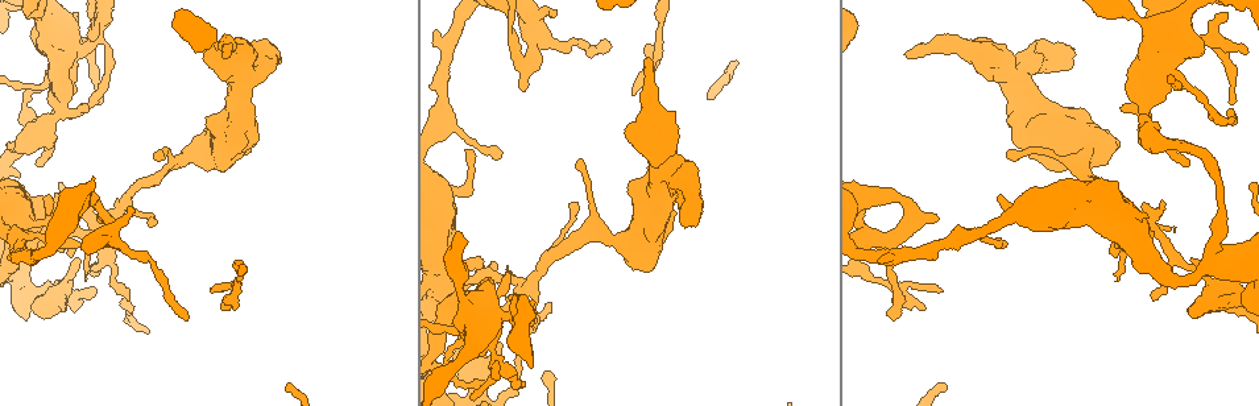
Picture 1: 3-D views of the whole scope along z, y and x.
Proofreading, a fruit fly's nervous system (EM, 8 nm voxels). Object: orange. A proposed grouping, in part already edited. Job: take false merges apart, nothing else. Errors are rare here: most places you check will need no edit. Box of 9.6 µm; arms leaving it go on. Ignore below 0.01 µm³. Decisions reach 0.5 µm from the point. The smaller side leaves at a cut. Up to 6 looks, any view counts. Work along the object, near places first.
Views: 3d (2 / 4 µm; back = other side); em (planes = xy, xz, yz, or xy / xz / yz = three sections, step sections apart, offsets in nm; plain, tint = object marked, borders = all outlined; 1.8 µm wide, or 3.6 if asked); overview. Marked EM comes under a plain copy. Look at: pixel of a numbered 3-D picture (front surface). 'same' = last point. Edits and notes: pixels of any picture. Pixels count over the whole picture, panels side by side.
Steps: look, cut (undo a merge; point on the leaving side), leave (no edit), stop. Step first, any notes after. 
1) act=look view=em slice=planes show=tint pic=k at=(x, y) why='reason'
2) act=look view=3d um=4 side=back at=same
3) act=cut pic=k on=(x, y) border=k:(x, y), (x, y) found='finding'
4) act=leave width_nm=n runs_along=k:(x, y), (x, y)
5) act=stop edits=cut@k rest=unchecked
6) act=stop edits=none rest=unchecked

act=look view=em um=3.6 slice=xz step=4 show=tint pic=1 at=(55, 41) why='sharp bend'

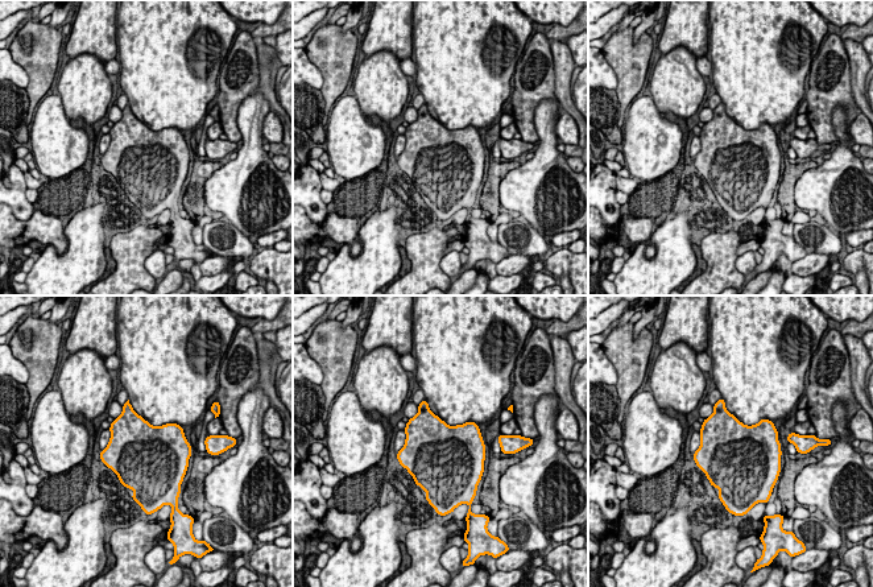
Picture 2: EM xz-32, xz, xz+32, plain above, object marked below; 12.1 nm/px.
act=look view=em um=3.6 slice=planes show=tint at=same why='another direction'

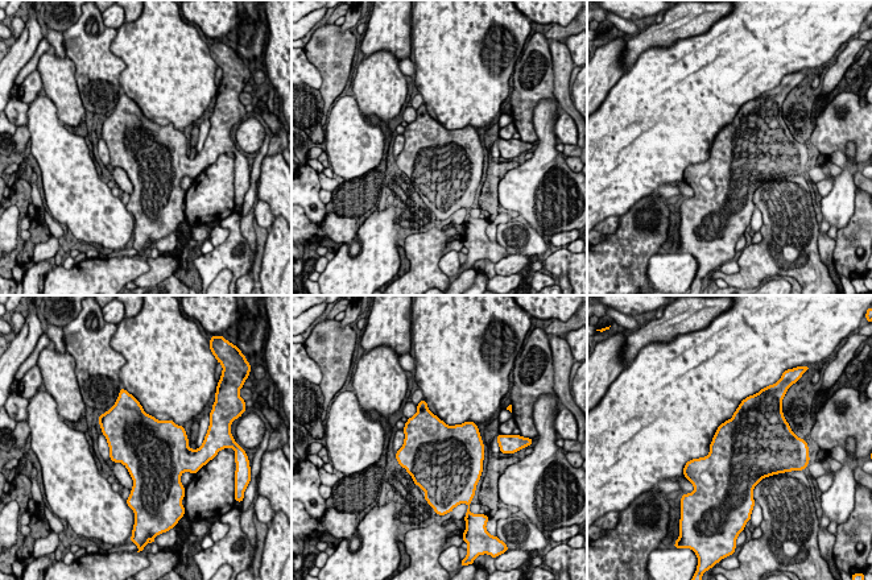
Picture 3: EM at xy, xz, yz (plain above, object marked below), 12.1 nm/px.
act=leave found='all the same cell'

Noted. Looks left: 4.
act=look view=3d um=4 side=back pic=1 at=(59, 117) why='branch point'

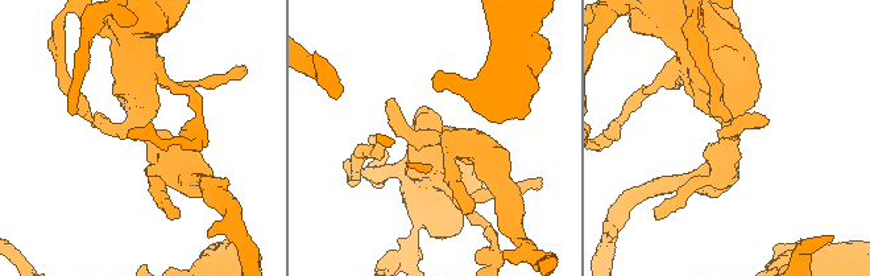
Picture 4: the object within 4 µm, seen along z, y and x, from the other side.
act=look view=em um=3.6 slice=yz step=4 show=tint pic=4 at=(433, 138) why='now the EM'

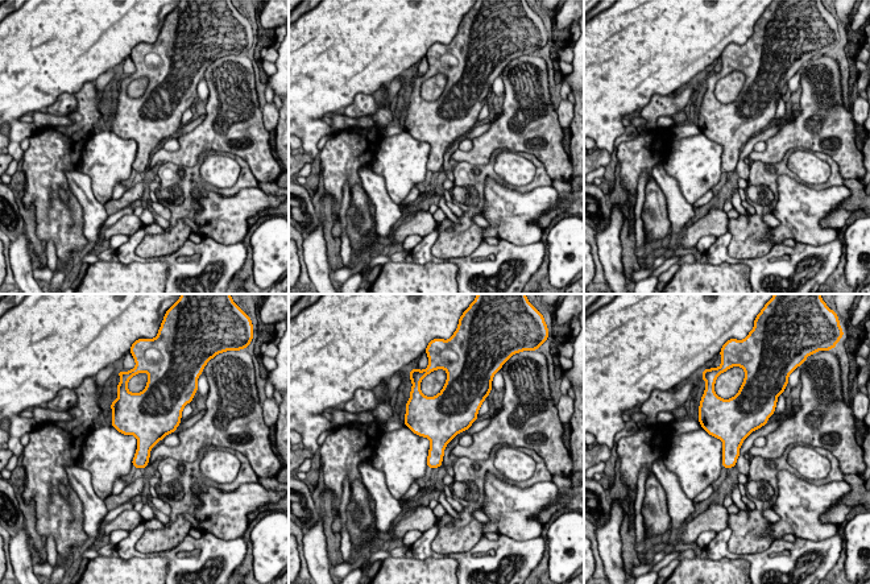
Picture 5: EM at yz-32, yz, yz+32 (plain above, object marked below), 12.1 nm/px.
act=look view=em um=3.6 slice=planes show=tint at=same why='another direction'

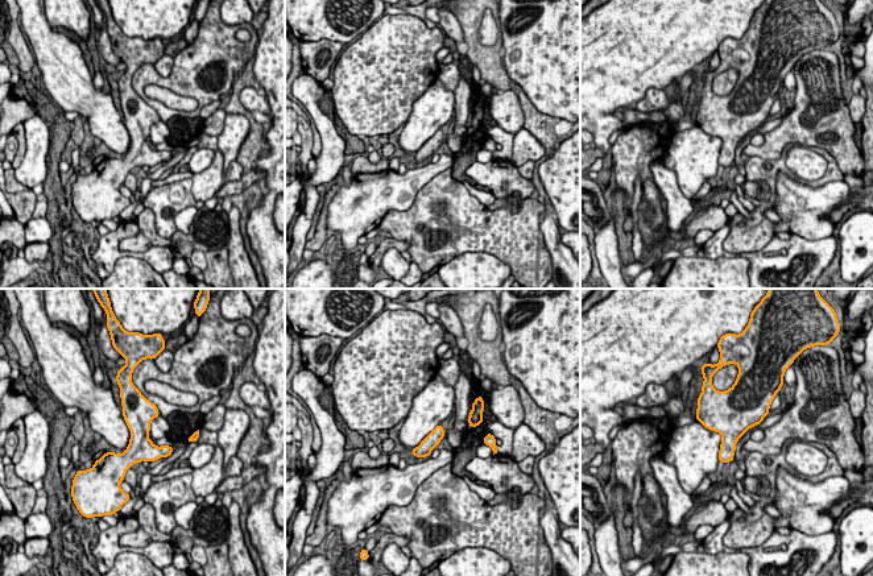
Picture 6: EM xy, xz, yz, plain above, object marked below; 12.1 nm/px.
act=leave found='one cell here'

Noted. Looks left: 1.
act=look view=em slice=planes show=borders pic=1 at=(1088, 149) why='calibre changes'

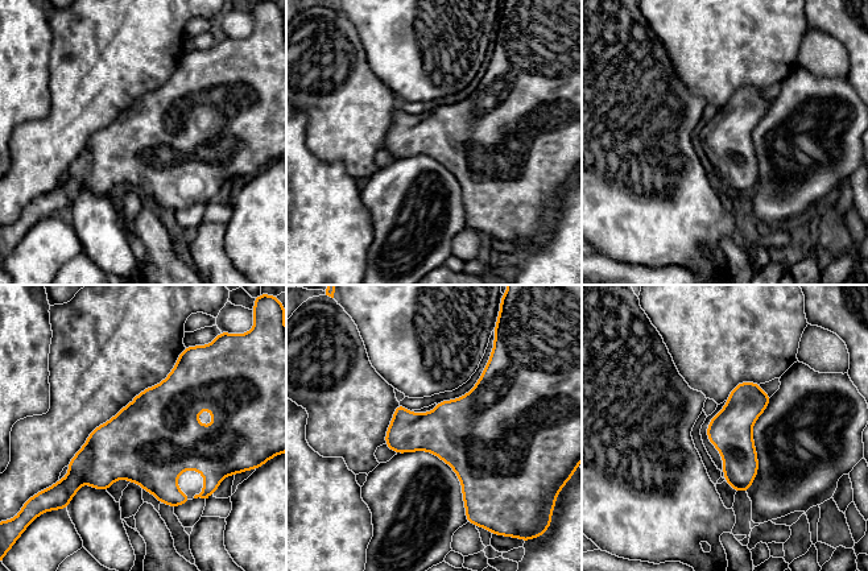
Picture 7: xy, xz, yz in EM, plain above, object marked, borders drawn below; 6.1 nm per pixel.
act=leave found='all the same cell'

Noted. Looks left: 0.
act=stop edits=none rest=unchecked

